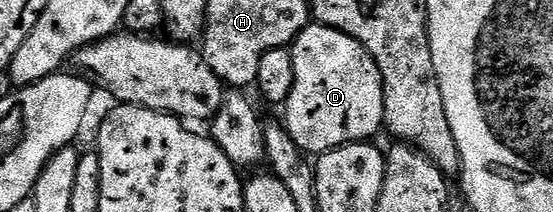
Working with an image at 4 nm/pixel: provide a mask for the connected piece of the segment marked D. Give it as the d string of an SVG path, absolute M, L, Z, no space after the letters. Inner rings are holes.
M314 21L296 36L290 56L294 66L294 84L284 105L284 126L303 153L325 153L333 151L335 147L344 147L347 143L370 141L375 138L373 135L378 130L383 130L386 118L380 69L374 58L364 49L364 45L360 45L360 41L334 27L325 27L324 24Z

